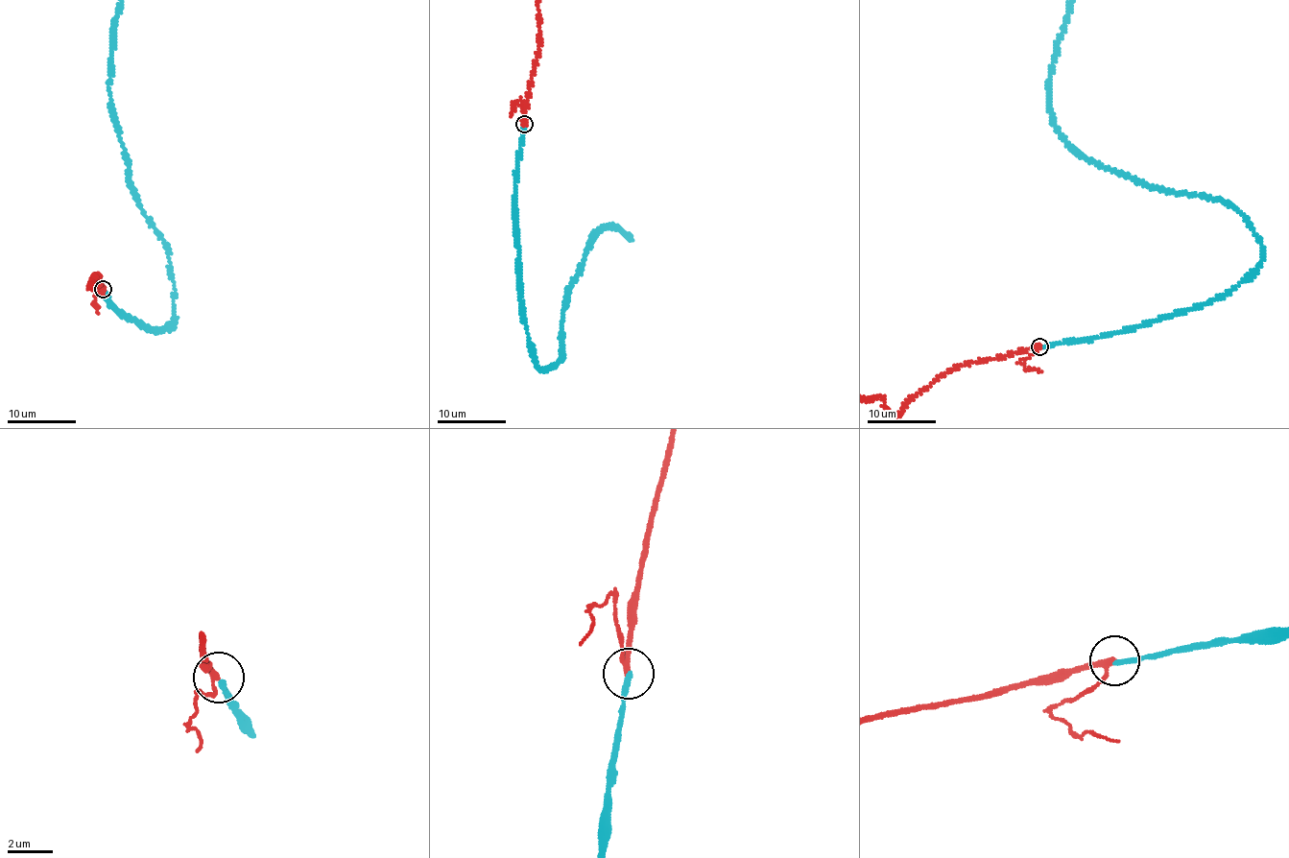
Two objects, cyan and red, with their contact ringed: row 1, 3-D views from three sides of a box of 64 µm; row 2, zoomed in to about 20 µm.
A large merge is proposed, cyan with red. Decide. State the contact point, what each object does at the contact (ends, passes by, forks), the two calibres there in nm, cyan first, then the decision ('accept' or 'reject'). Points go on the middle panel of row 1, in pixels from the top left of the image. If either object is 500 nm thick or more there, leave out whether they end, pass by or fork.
at (524, 124); cyan ends there; red passes by; 240 nm thick on the cyan side, 200 nm on the other; reject

